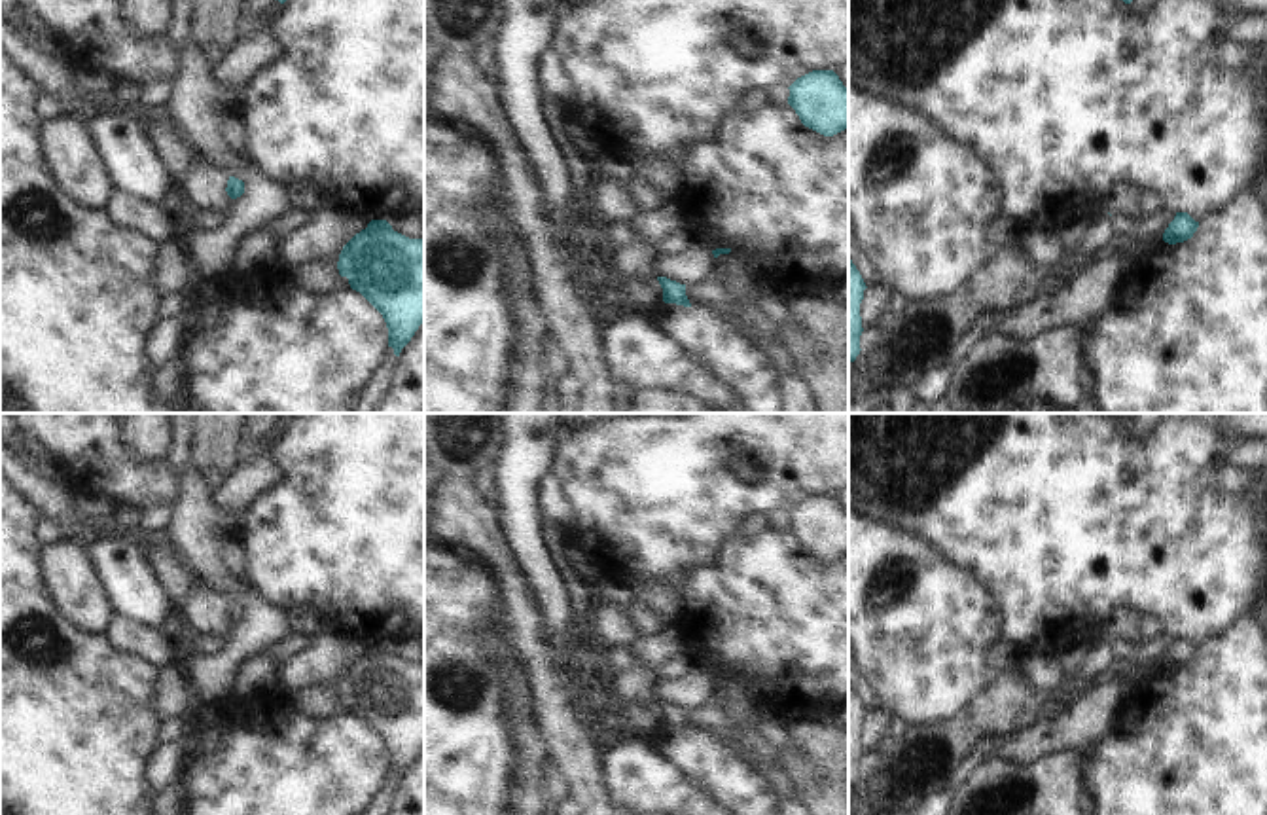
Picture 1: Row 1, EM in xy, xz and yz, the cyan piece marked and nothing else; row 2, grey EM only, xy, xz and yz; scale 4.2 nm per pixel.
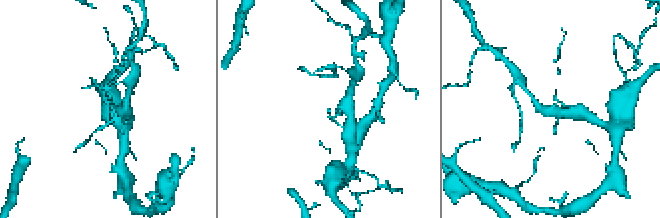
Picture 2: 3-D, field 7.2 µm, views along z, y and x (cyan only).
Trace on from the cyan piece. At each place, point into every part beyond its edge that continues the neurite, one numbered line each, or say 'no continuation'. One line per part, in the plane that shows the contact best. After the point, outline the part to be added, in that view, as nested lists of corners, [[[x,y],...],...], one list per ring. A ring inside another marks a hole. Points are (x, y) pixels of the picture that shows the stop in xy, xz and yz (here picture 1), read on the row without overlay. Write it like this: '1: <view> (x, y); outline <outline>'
no continuation

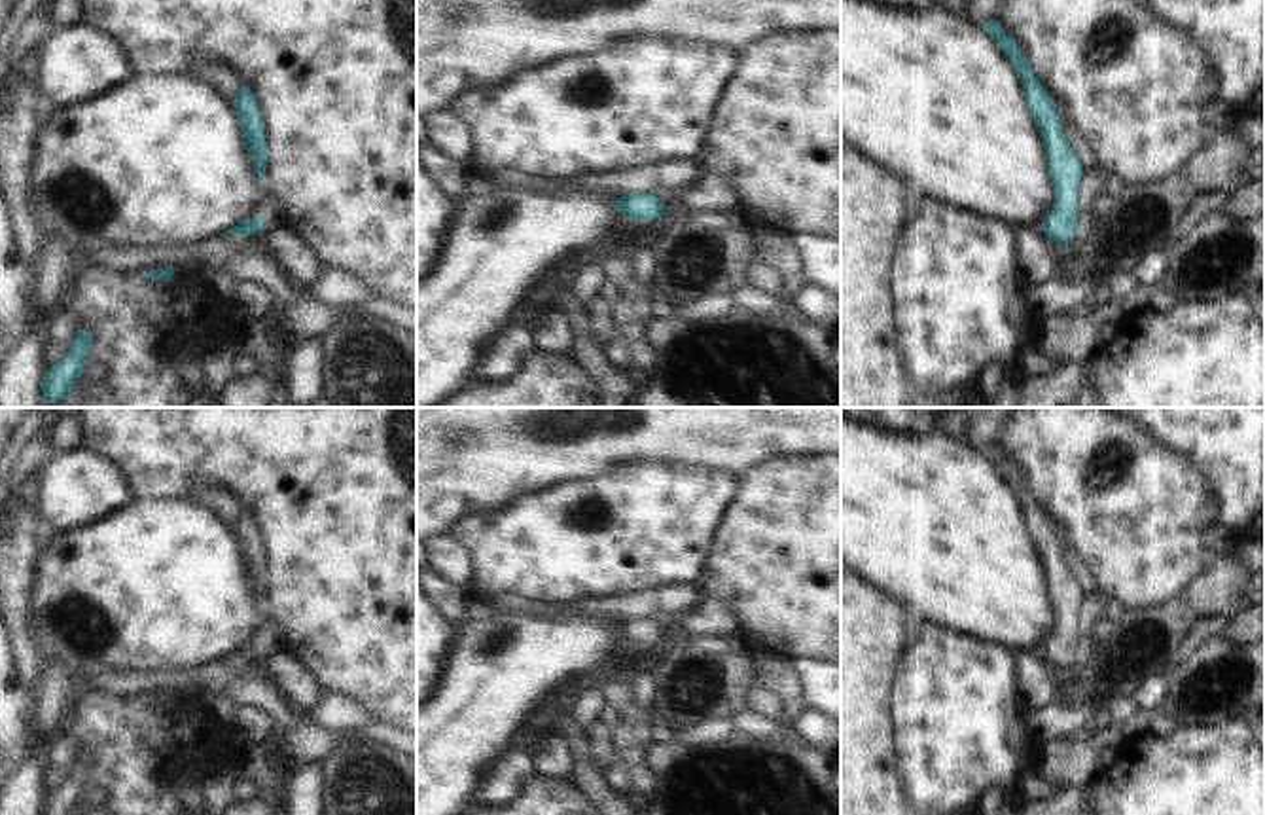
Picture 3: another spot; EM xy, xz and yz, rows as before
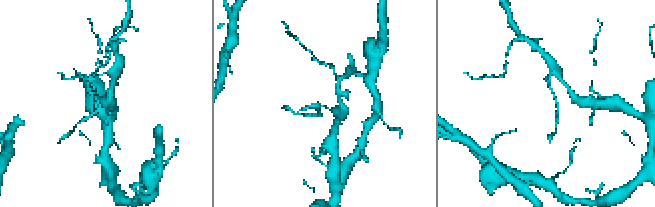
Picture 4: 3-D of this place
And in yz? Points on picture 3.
no continuation

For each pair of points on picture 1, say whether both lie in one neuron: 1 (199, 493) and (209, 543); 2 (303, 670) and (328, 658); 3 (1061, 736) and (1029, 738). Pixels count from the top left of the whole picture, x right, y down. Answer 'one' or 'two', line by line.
1: one
2: one
3: one

